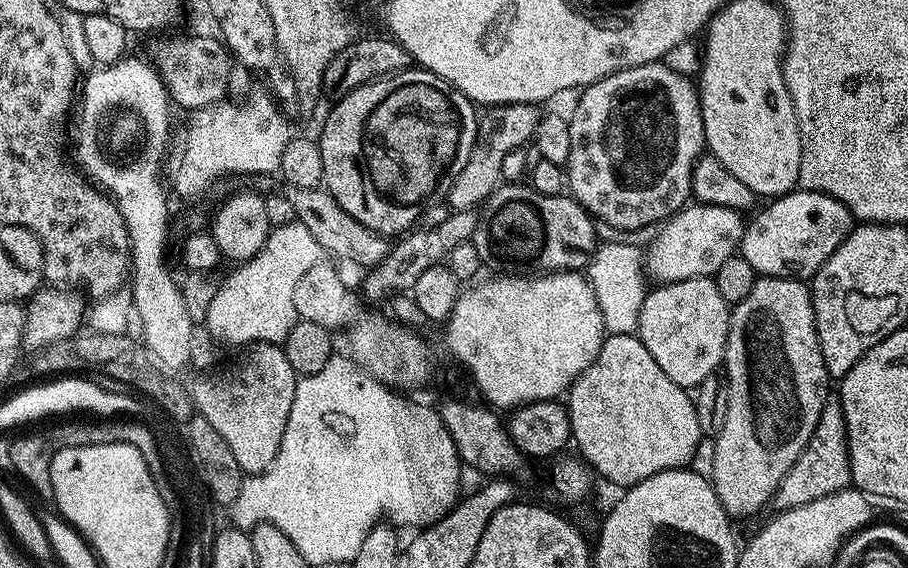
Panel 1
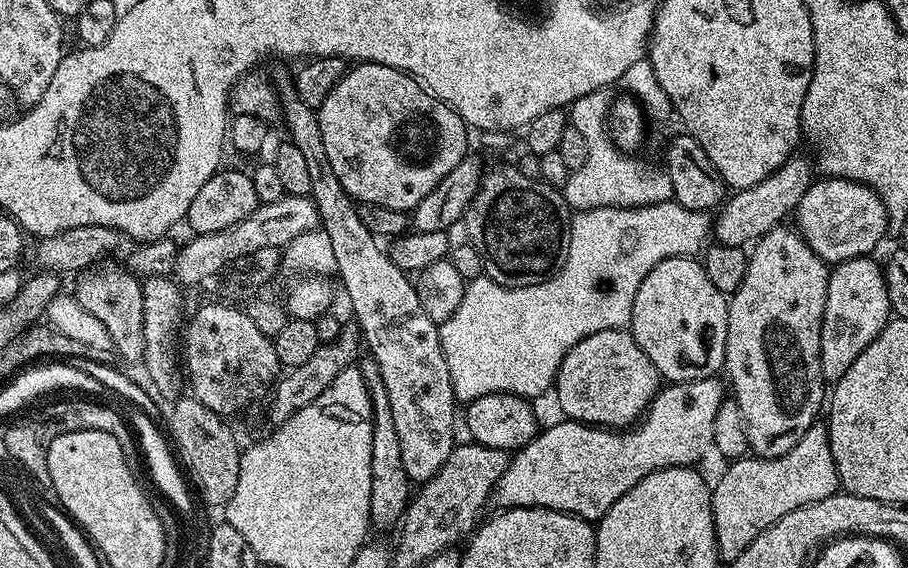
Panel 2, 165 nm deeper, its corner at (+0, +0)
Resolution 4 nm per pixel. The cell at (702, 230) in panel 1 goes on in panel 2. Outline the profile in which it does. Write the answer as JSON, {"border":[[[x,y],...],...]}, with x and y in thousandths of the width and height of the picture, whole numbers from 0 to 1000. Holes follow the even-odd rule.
{"border":[[[873,271],[861,294],[852,299],[852,306],[839,313],[839,320],[807,336],[798,350],[786,380],[786,415],[792,428],[819,437],[850,401],[860,400],[867,389],[863,386],[876,375],[879,356],[883,356],[883,342],[888,342],[896,315],[895,283],[889,273],[881,273]]]}

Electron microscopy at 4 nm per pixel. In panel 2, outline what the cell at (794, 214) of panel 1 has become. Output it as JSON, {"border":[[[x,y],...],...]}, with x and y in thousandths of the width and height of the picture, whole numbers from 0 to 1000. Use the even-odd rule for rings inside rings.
{"border":[[[922,310],[895,315],[888,342],[883,342],[883,356],[879,356],[874,394],[892,440],[913,468],[946,451],[960,451],[969,421],[980,408],[976,363],[968,342],[958,327]]]}

